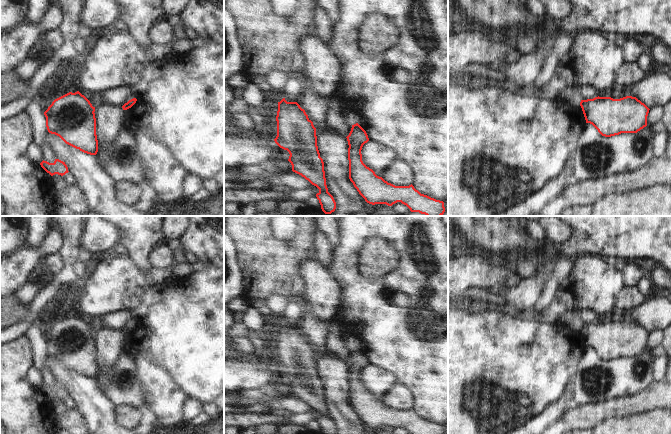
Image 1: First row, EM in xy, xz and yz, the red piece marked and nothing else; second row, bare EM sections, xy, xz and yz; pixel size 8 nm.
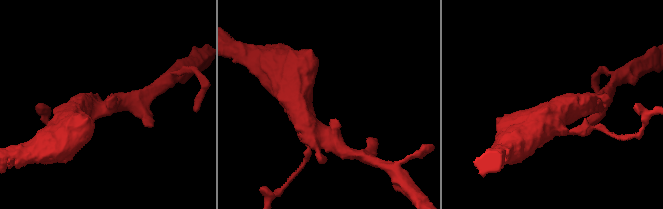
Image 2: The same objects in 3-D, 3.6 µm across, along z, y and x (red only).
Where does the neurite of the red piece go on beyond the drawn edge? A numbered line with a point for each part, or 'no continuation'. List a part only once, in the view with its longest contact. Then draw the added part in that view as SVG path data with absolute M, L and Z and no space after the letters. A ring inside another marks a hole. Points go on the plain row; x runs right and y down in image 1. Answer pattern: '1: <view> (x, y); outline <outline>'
no continuation

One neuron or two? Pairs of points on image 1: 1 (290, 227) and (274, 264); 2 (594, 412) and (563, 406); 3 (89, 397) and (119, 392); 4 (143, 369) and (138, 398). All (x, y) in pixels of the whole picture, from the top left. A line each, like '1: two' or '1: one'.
1: one
2: two
3: two
4: two

